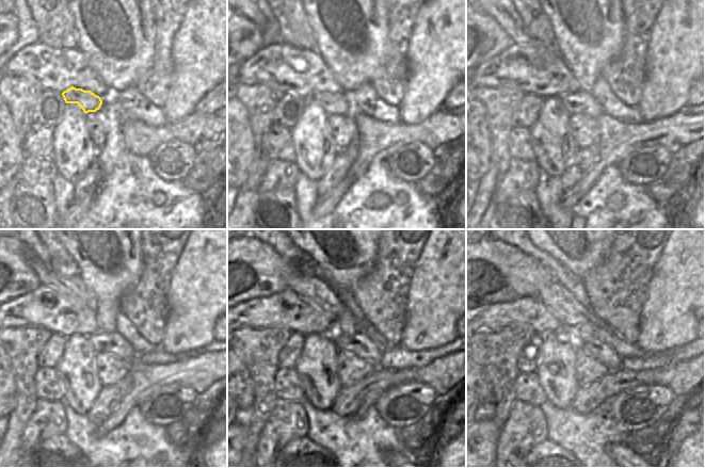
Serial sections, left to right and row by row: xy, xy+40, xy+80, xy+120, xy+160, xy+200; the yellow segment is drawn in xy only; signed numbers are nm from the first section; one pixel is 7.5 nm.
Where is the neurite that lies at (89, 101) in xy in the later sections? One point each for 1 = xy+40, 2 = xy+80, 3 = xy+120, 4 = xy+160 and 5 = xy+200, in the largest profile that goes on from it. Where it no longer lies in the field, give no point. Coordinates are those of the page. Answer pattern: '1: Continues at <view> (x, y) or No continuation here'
1: Continues at xy+40 (332, 102)
2: Continues at xy+80 (580, 102)
3: Continues at xy+120 (114, 343)
4: Continues at xy+160 (359, 344)
5: Continues at xy+200 (603, 352)

